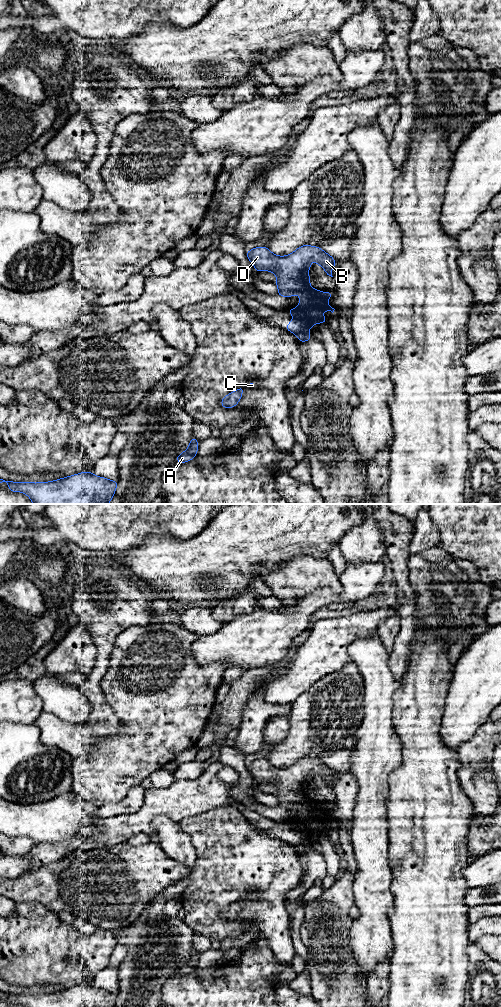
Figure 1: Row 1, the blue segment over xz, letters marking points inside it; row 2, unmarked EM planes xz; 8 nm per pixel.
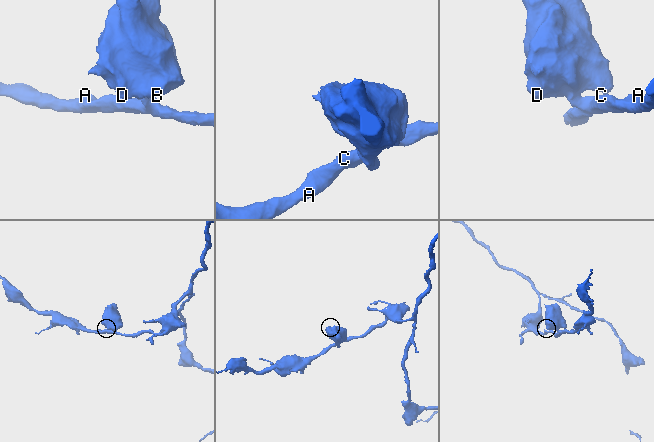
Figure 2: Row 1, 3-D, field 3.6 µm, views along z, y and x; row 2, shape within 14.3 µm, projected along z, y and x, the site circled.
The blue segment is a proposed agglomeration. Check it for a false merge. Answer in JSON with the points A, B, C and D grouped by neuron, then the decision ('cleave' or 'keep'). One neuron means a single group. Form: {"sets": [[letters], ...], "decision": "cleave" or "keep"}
{"sets": [["A", "C"], ["B", "D"]], "decision": "cleave"}

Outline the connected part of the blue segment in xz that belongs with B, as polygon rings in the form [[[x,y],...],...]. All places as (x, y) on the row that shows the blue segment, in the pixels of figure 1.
[[[308,244],[298,247],[286,256],[273,254],[267,247],[260,246],[246,252],[248,260],[253,264],[257,273],[261,271],[273,272],[277,278],[278,295],[289,298],[295,294],[300,297],[299,305],[287,313],[297,317],[309,330],[313,325],[326,323],[322,313],[334,312],[328,305],[333,292],[322,292],[310,285],[309,269],[311,261],[316,262],[332,276],[332,269],[336,266],[334,257],[324,250]]]

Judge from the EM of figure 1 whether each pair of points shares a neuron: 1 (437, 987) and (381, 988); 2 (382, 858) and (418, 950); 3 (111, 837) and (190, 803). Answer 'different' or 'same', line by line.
1: different
2: different
3: same

